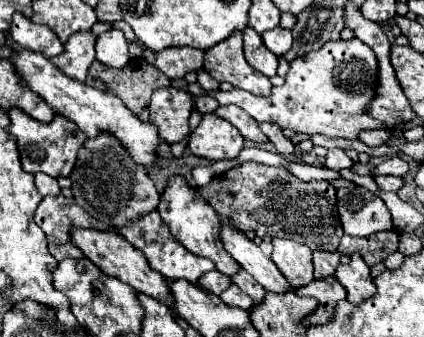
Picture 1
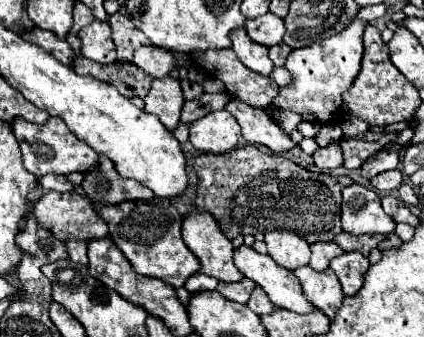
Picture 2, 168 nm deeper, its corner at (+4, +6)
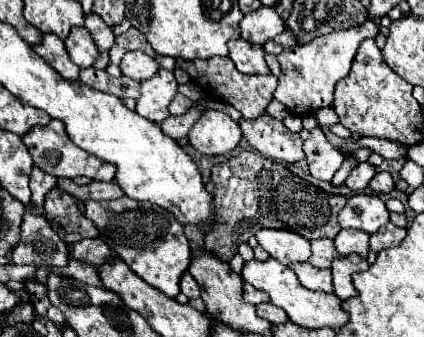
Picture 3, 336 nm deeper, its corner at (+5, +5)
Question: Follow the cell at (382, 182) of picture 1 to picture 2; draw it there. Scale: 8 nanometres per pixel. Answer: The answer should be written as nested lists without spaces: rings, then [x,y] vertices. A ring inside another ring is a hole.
[[[400,169],[384,171],[384,173],[376,175],[370,183],[372,183],[372,187],[374,187],[376,191],[382,191],[382,193],[392,193],[392,191],[396,191],[396,189],[400,187],[400,183],[402,183],[402,173],[400,173]]]

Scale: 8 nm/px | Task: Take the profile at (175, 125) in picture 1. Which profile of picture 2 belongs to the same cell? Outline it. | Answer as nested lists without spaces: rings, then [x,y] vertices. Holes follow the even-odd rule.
[[[162,77],[154,79],[148,95],[144,97],[144,111],[158,115],[160,121],[166,125],[166,129],[174,131],[178,121],[180,121],[180,111],[184,105],[180,81],[174,77]]]

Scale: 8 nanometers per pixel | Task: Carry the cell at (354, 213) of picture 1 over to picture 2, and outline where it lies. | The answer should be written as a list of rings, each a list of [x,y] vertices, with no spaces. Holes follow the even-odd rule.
[[[350,185],[342,189],[342,229],[352,235],[394,231],[396,223],[388,217],[380,205],[380,197],[362,185]]]

